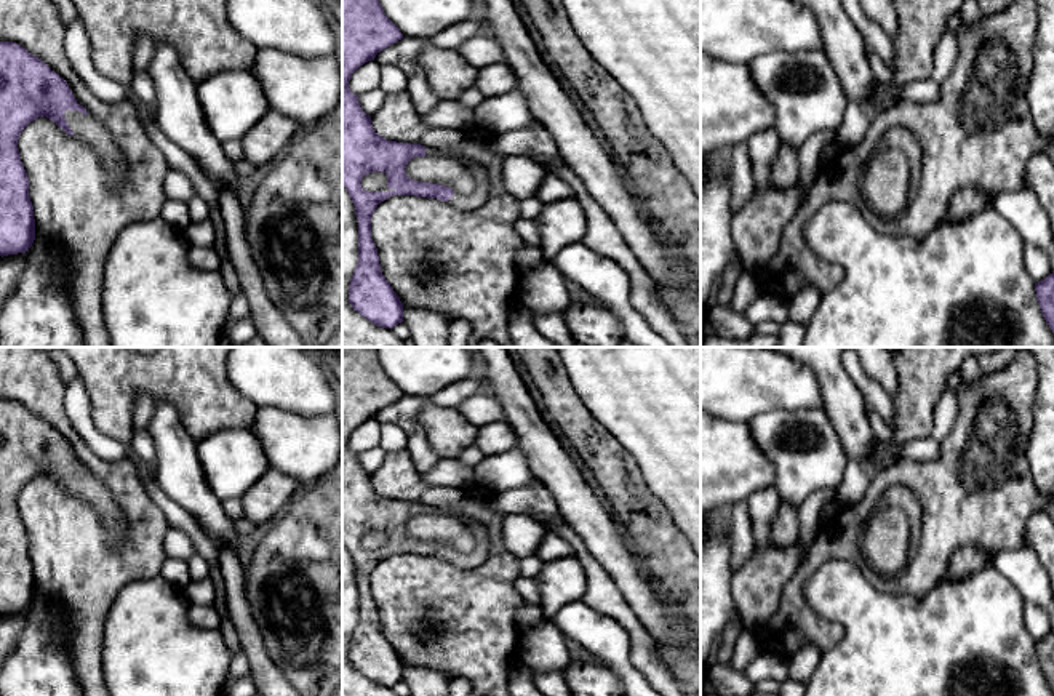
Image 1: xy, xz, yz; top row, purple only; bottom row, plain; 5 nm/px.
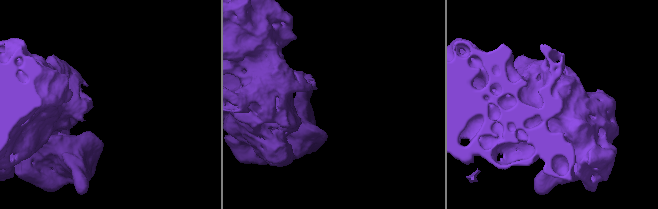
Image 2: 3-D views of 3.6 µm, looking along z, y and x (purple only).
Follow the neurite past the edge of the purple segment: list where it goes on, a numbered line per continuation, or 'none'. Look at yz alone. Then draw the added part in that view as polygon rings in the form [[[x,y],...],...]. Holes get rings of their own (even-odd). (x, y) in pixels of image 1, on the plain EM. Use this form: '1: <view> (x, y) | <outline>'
none

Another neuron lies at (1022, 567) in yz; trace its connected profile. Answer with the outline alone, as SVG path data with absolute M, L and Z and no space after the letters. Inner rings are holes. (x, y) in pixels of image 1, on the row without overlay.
M1022 544L1016 549L998 552L992 563L1019 589L1025 603L1036 603L1049 614L1051 630L1054 632L1051 579L1035 550Z

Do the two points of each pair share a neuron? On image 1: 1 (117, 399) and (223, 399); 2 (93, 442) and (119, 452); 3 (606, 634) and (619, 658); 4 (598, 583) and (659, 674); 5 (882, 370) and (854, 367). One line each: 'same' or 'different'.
1: same
2: same
3: same
4: same
5: different

